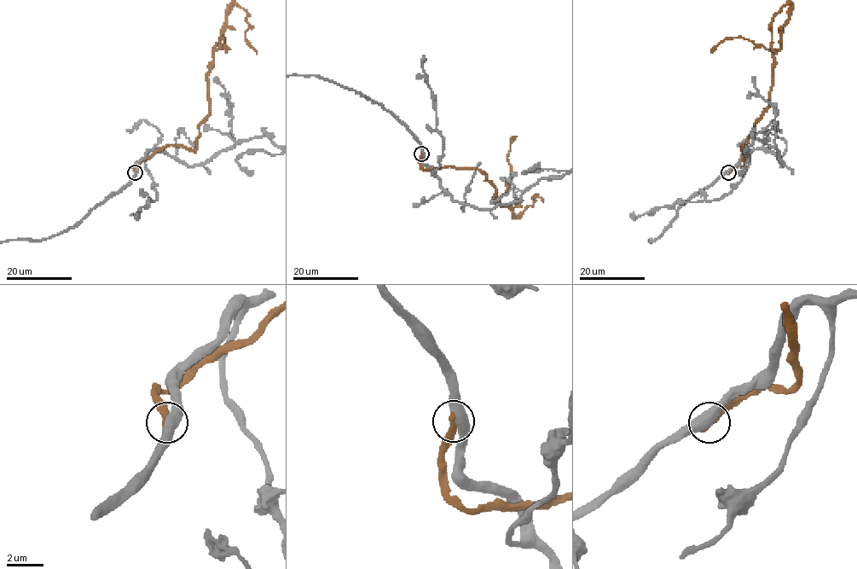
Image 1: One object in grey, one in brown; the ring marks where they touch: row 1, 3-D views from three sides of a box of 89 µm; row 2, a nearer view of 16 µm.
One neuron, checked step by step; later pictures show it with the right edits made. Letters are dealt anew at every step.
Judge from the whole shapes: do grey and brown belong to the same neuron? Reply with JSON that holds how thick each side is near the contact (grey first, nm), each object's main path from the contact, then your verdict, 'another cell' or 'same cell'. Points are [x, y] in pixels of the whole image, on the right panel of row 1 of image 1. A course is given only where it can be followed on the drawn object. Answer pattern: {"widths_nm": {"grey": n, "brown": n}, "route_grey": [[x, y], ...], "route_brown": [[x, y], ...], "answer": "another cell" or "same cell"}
{"widths_nm": {"grey": 500, "brown": 420}, "route_brown": [[728, 171], [744, 165], [743, 146], [768, 106], [789, 3], [770, 25], [776, 54]], "answer": "another cell"}

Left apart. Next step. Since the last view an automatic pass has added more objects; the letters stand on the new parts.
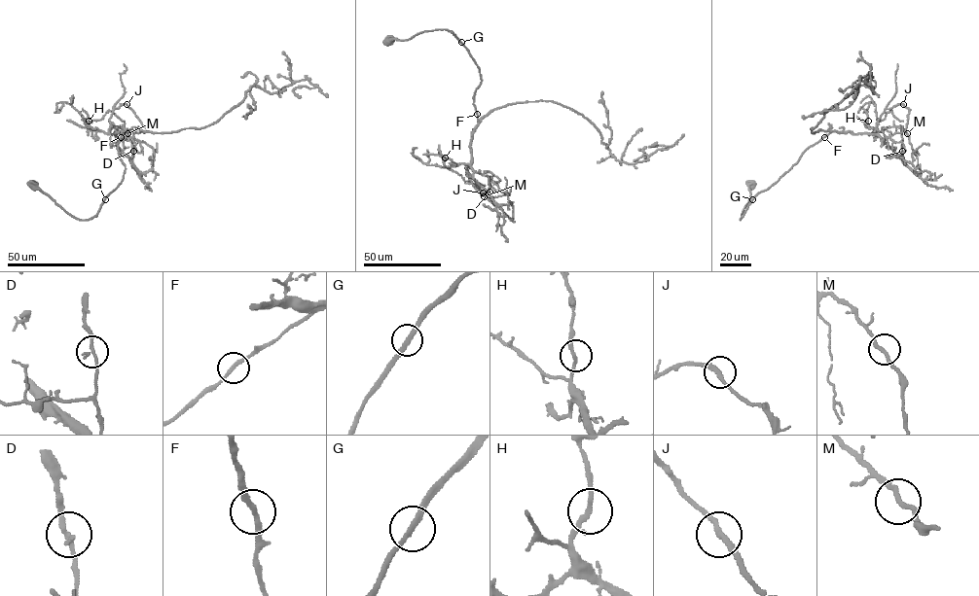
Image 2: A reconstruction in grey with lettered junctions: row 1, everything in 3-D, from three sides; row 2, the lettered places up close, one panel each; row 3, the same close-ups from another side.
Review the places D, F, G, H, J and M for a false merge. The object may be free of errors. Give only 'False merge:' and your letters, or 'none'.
False merge: none

